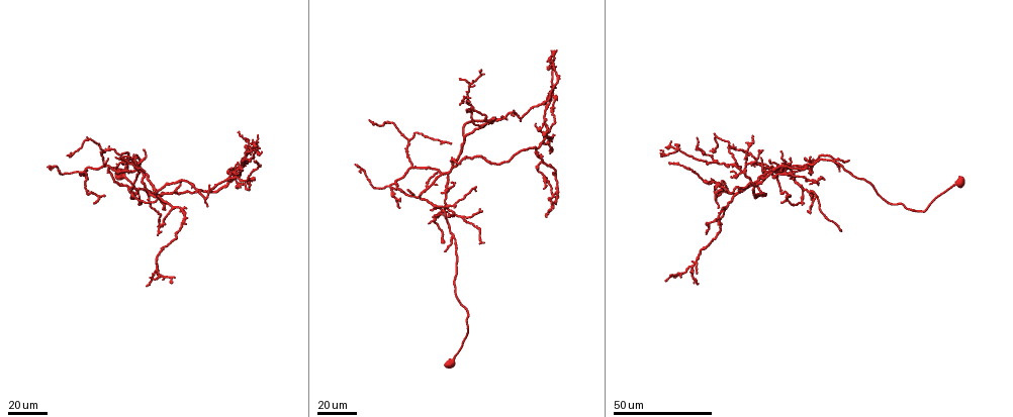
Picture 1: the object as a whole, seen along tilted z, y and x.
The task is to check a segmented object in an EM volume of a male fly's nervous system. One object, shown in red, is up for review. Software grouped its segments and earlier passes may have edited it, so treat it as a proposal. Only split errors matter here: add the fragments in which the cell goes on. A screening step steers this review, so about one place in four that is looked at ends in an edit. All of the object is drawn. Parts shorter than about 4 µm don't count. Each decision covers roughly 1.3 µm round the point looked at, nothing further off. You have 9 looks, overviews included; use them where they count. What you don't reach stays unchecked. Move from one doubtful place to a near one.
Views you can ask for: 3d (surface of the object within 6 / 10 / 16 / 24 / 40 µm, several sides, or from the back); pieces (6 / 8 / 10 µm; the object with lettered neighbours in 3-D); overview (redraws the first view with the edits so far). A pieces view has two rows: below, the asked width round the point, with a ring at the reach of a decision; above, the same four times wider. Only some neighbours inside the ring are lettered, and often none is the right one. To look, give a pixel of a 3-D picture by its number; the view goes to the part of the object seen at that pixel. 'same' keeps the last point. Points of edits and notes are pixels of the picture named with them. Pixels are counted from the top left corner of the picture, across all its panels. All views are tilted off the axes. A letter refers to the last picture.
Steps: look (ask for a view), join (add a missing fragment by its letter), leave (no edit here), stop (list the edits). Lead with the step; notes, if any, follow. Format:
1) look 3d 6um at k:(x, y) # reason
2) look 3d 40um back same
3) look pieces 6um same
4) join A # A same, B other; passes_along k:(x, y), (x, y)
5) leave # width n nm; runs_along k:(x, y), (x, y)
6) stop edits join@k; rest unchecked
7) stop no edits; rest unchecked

look 3d 40um at 1:(401, 197) # tapers out

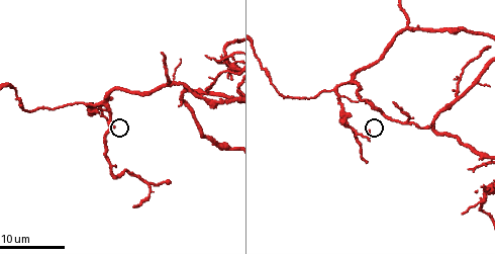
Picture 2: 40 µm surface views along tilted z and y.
look pieces 8um at 2:(114, 128)

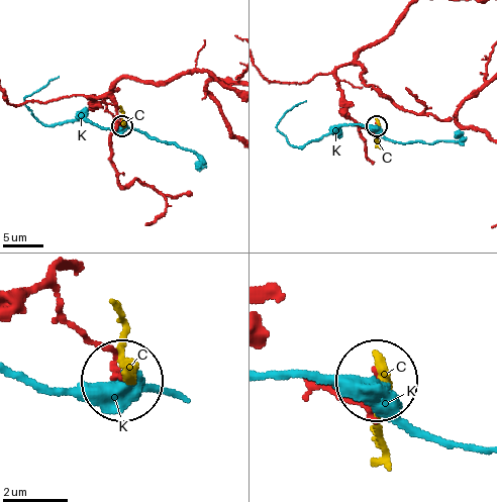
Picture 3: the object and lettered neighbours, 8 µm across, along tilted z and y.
leave # width 130 nm; C other, K other; none of them fits

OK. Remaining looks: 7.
look 3d 24um at 2:(366, 160) # branch stops here

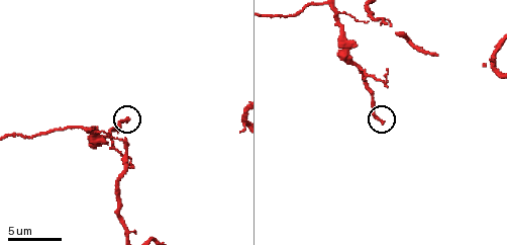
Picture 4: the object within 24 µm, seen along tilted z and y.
look pieces 8um at 4:(128, 120)

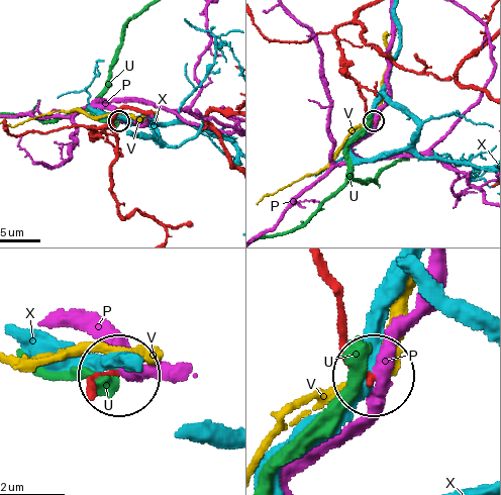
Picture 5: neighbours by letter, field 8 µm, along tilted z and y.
leave # P other, U other, V other, X other; no lettered fragment goes on from it

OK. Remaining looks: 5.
look 3d 40um at 1:(260, 153)

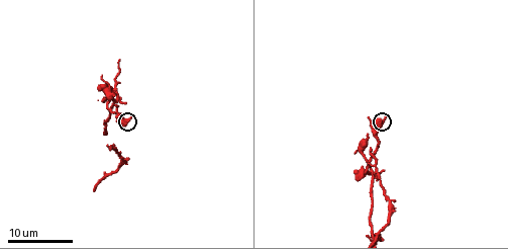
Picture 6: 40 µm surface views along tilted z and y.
look pieces 6um at 6:(386, 117) # what lies round it

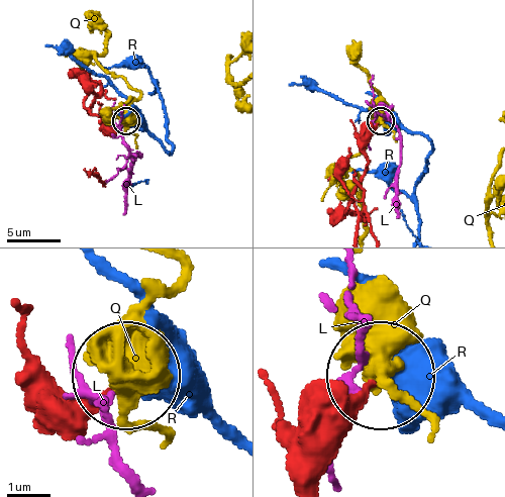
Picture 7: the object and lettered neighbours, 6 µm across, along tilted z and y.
leave # width 140 nm; L other, Q other, R other; none of them fits

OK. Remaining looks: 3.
look 3d 40um at 1:(542, 131) # branch stops here

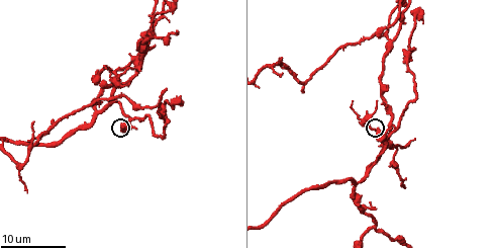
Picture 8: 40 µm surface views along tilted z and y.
look pieces 8um at 8:(121, 127)

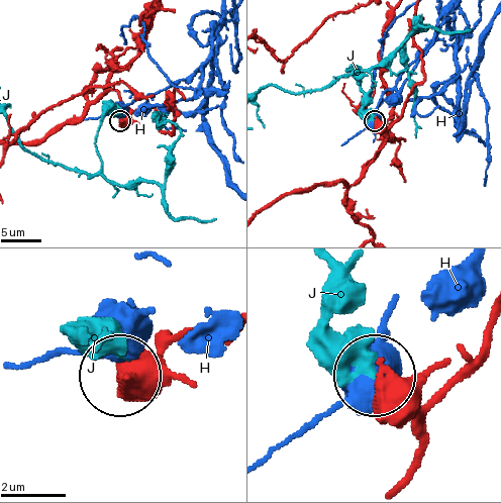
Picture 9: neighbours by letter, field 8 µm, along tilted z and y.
leave # width 350 nm; H other, J other; runs_along 9:(38, 140), (75, 120), (111, 91), (130, 110), (120, 121); no lettered fragment goes on from it

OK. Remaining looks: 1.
stop no edits; rest unchecked

